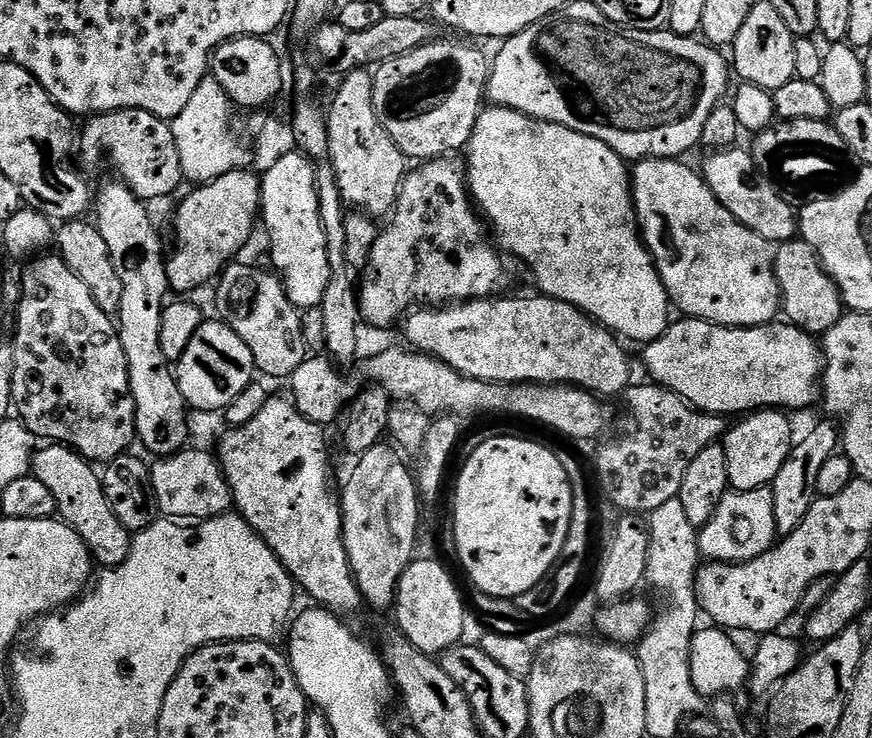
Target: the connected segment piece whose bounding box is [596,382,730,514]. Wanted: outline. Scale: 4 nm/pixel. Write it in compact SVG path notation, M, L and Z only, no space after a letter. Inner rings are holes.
M633 383L623 393L628 413L620 424L620 433L596 452L596 476L608 500L624 514L651 514L671 499L679 497L682 474L706 446L717 443L728 431L725 417L699 412L681 396L661 384Z

